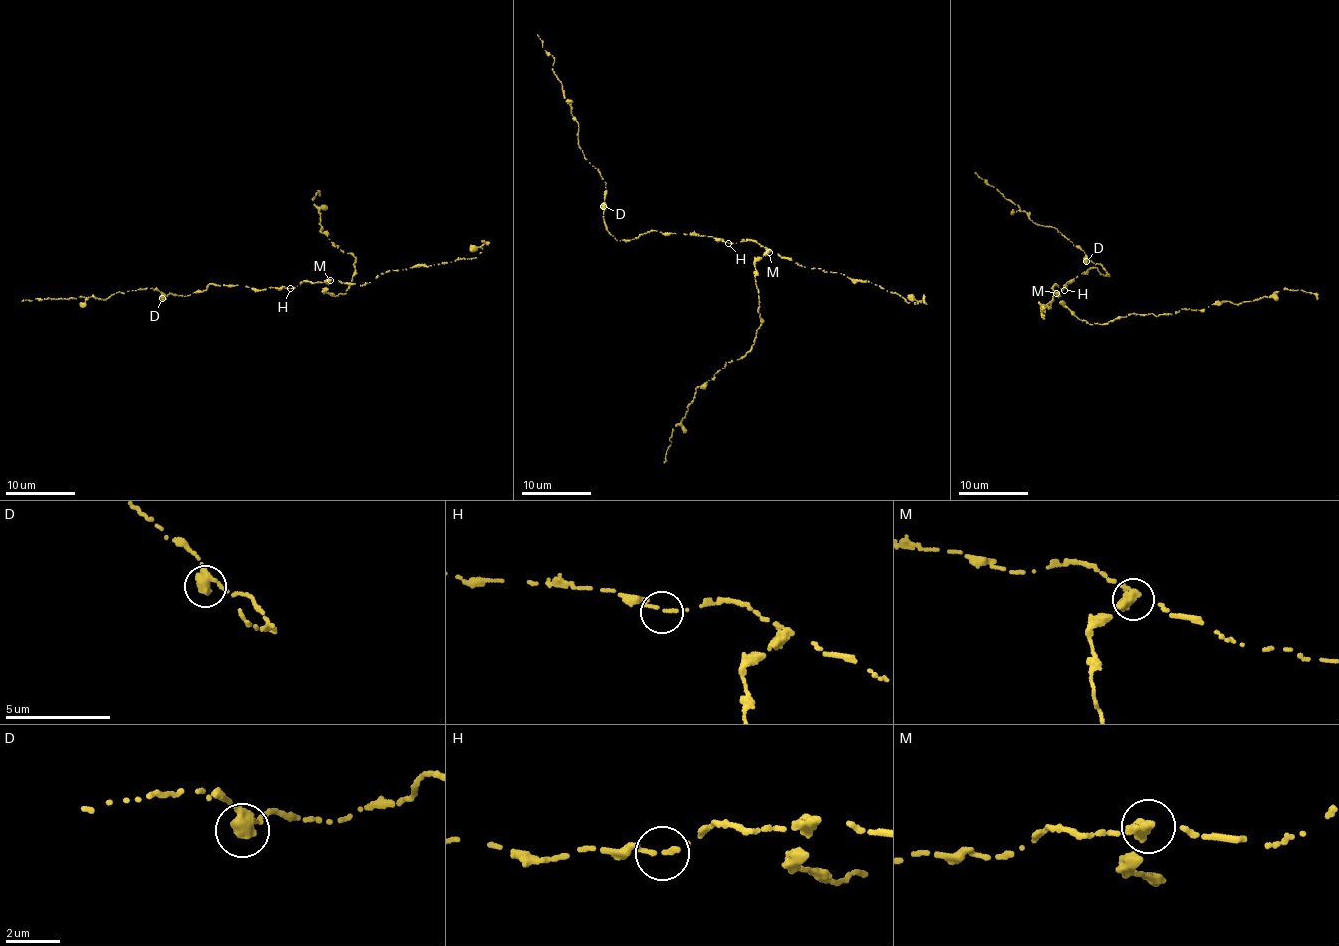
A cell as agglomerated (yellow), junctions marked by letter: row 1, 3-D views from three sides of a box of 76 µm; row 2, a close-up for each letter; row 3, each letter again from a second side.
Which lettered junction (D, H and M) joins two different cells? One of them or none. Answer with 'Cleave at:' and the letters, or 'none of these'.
Cleave at: M

